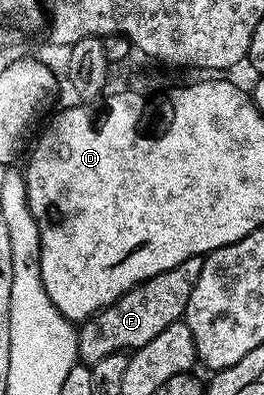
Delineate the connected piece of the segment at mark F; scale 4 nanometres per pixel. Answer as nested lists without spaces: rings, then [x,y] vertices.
[[[204,257],[188,258],[175,268],[167,268],[167,272],[159,272],[159,276],[151,276],[131,288],[119,300],[110,306],[104,306],[98,314],[93,314],[80,323],[77,331],[77,356],[82,363],[92,364],[103,360],[103,356],[111,356],[122,352],[132,352],[143,348],[167,324],[182,321],[187,300],[191,300],[191,288],[195,288],[195,280],[199,280],[199,272],[203,272]]]

